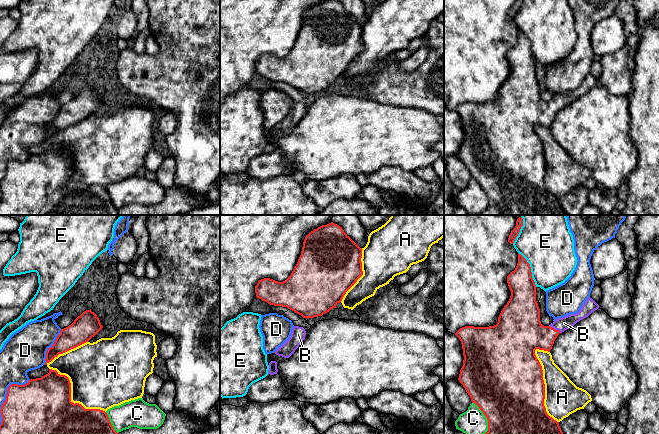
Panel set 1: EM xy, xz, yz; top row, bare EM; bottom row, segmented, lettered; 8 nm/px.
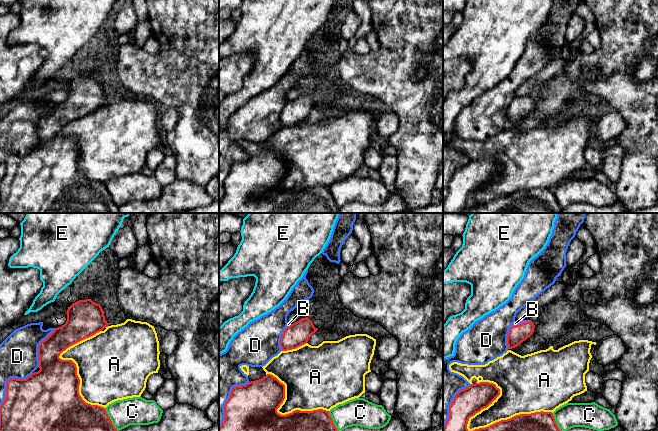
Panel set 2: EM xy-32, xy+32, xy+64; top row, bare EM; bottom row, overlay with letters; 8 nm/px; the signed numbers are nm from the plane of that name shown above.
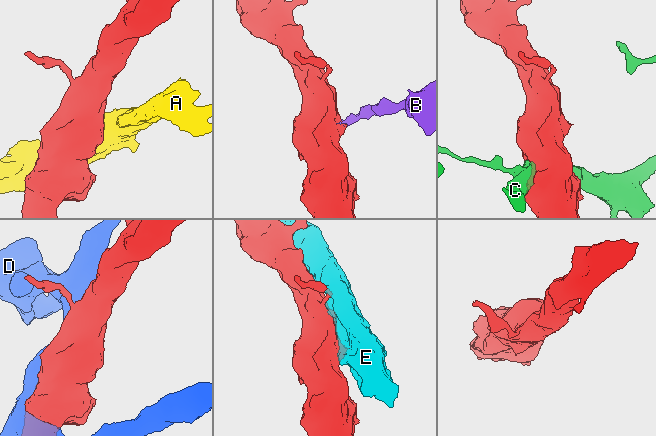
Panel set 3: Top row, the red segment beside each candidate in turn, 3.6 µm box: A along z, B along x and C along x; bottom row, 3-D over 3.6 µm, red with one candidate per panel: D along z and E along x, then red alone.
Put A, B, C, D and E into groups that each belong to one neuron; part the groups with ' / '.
A / B / C / D / E

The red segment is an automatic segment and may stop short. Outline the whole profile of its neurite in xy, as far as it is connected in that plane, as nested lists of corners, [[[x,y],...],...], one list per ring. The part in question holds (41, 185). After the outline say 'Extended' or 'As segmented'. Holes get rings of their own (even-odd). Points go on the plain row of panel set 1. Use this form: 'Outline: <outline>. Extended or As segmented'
Outline: [[[52,145],[24,161],[11,160],[0,189],[0,215],[118,215],[107,189],[74,180],[69,154]]]. As segmented

